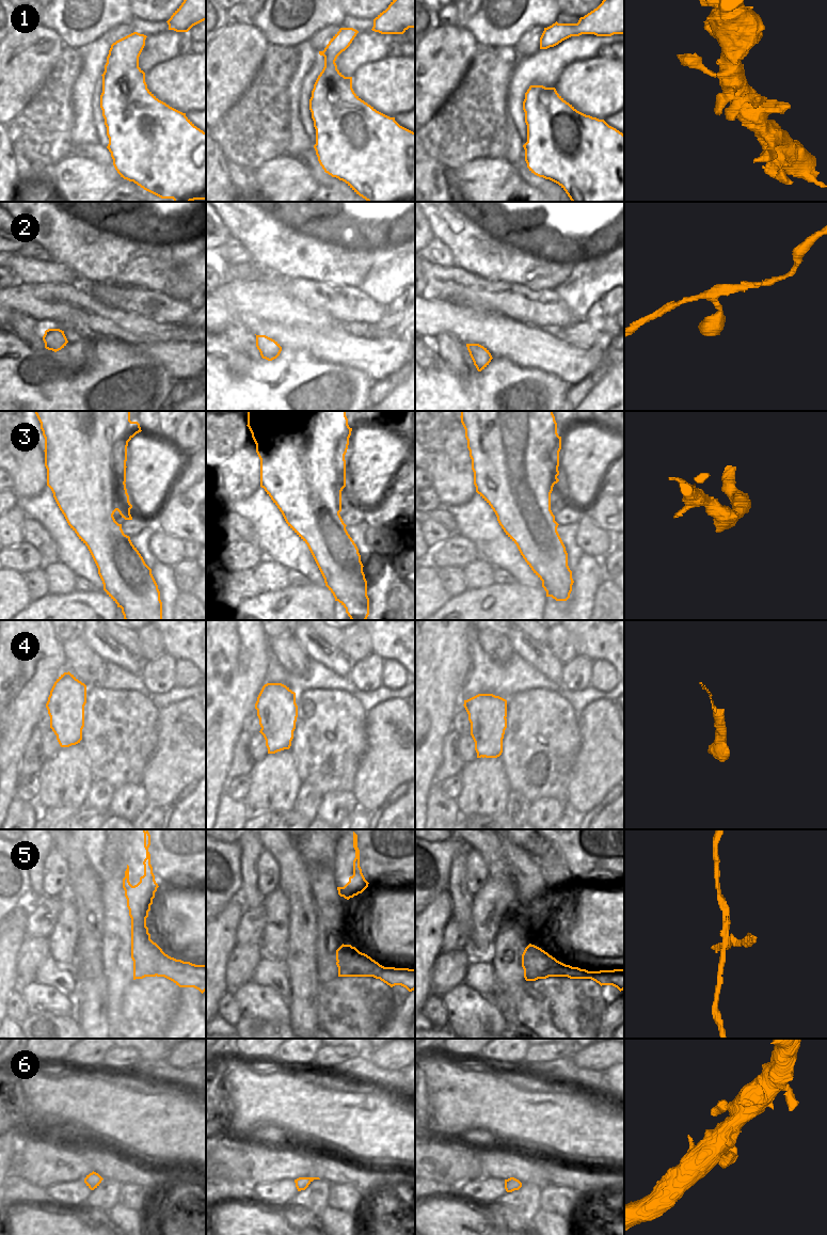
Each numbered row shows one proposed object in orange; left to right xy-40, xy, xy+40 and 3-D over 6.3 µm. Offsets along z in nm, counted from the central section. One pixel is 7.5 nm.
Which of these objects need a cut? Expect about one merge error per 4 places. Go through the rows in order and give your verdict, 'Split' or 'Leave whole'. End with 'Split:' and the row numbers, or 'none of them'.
1: Leave whole
2: Leave whole
3: Leave whole
4: Split
5: Split
6: Leave whole
Split: 4, 5

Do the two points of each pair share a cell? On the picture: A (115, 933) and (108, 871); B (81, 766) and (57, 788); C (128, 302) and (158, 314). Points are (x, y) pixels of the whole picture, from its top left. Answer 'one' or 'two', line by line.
A: two
B: one
C: one

